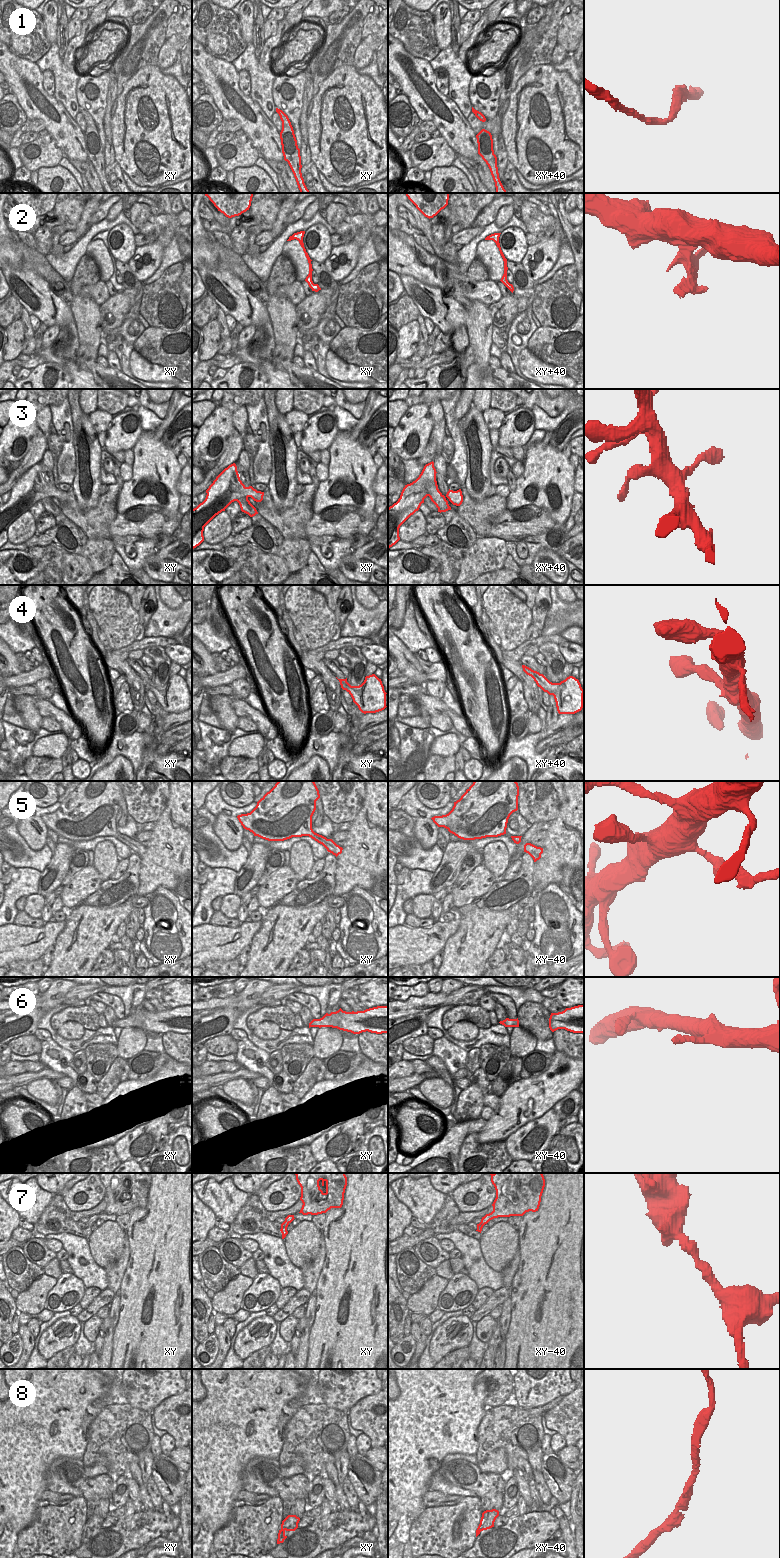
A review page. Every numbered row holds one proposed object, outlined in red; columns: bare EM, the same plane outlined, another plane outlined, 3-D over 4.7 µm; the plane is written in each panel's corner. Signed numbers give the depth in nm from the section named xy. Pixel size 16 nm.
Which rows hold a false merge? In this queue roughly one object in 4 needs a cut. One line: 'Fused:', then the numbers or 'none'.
Fused: 5

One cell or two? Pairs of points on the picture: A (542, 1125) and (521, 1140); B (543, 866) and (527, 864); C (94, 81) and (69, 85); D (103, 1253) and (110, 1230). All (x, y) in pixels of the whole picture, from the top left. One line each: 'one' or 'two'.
A: one
B: two
C: two
D: one

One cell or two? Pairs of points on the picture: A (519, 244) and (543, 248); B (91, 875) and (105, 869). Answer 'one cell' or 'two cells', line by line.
A: two cells
B: two cells

